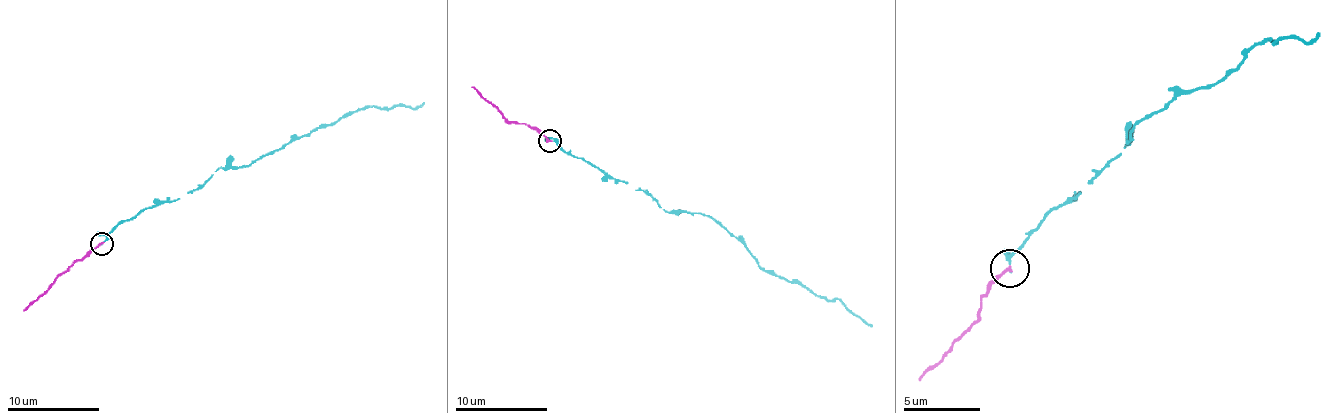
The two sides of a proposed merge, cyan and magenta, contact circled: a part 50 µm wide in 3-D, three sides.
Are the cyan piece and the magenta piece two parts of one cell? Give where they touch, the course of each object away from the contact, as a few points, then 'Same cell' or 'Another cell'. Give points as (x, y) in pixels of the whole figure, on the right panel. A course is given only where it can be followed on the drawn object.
Place: (1009, 268). Course of cyan: (1010, 267), (1010, 255), (1125, 148), (1144, 118), (1221, 79), (1255, 45), (1313, 41), (1320, 33). Course of magenta: (1010, 267), (980, 297), (980, 317), (919, 382). Same cell

